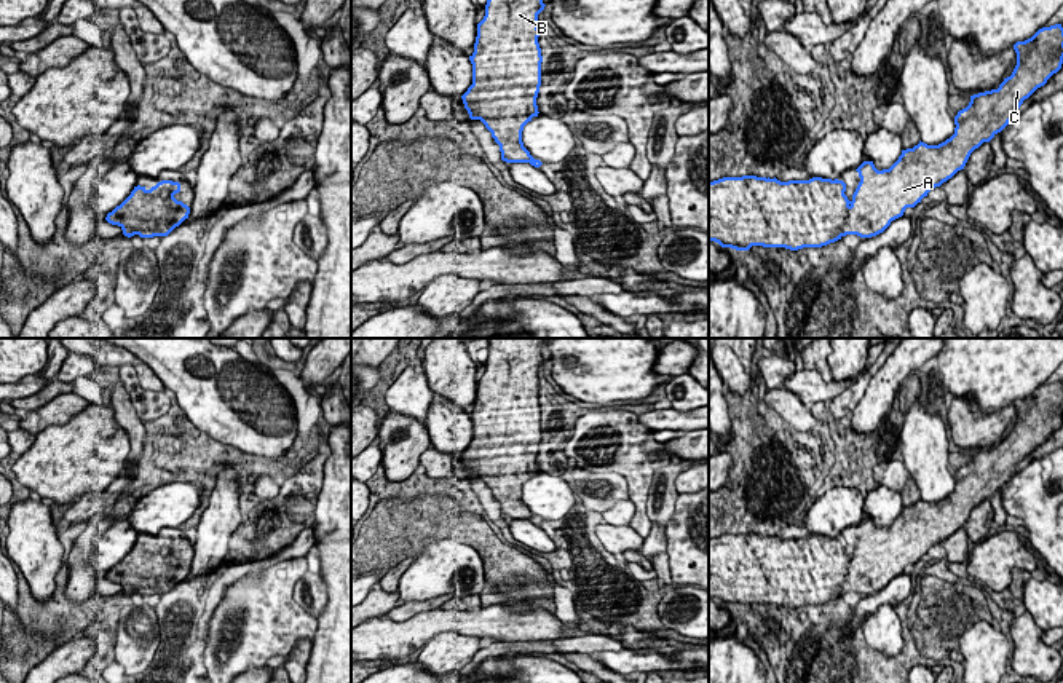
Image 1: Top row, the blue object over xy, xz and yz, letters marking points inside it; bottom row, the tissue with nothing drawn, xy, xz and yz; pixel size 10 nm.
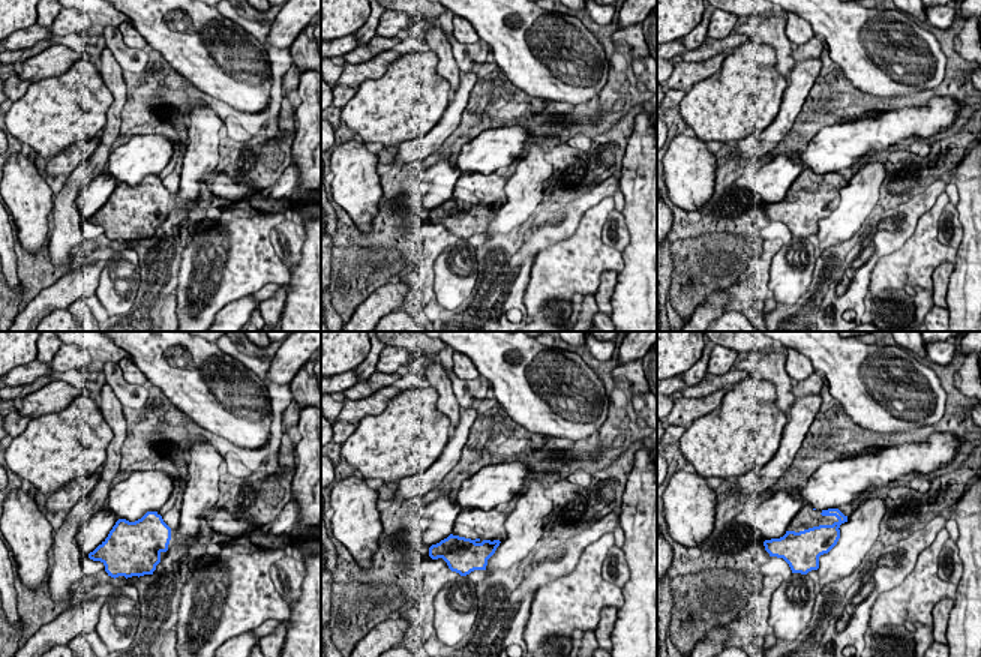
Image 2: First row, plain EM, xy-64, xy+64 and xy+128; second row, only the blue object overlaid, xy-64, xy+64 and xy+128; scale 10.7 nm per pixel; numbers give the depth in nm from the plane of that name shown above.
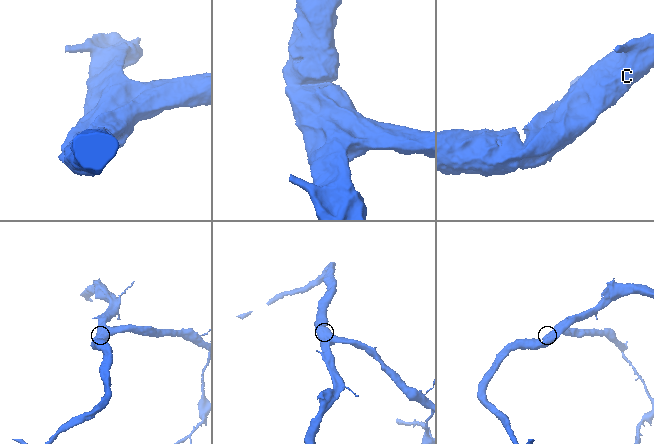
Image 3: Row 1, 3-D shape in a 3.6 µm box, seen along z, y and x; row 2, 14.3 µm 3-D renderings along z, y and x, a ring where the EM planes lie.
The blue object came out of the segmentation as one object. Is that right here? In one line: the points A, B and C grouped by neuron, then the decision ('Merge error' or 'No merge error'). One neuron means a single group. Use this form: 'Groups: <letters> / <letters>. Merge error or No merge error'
Groups: A B C. No merge error

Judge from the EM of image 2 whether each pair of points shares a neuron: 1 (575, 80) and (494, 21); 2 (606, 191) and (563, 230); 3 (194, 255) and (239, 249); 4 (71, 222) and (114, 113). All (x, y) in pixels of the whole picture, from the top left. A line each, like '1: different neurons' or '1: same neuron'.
1: same neuron
2: same neuron
3: same neuron
4: same neuron

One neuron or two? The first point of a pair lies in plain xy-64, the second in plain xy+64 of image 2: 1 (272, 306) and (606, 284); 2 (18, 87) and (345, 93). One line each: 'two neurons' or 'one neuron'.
1: one neuron
2: one neuron

